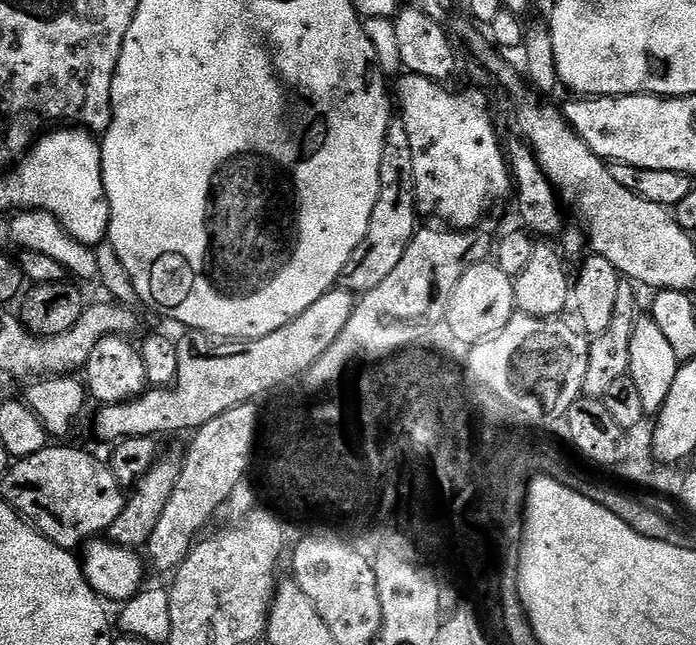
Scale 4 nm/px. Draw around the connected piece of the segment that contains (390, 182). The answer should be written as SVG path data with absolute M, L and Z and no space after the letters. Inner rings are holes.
M394 122L389 126L386 134L386 142L382 146L382 166L380 167L380 189L378 190L378 202L374 202L374 214L370 214L370 226L366 226L366 234L362 242L350 254L350 262L342 270L338 284L345 292L363 294L374 290L378 282L382 282L398 266L399 259L406 252L406 246L412 241L412 235L418 227L418 209L416 207L416 183L414 182L414 154L410 154L410 137L406 134L406 126Z

